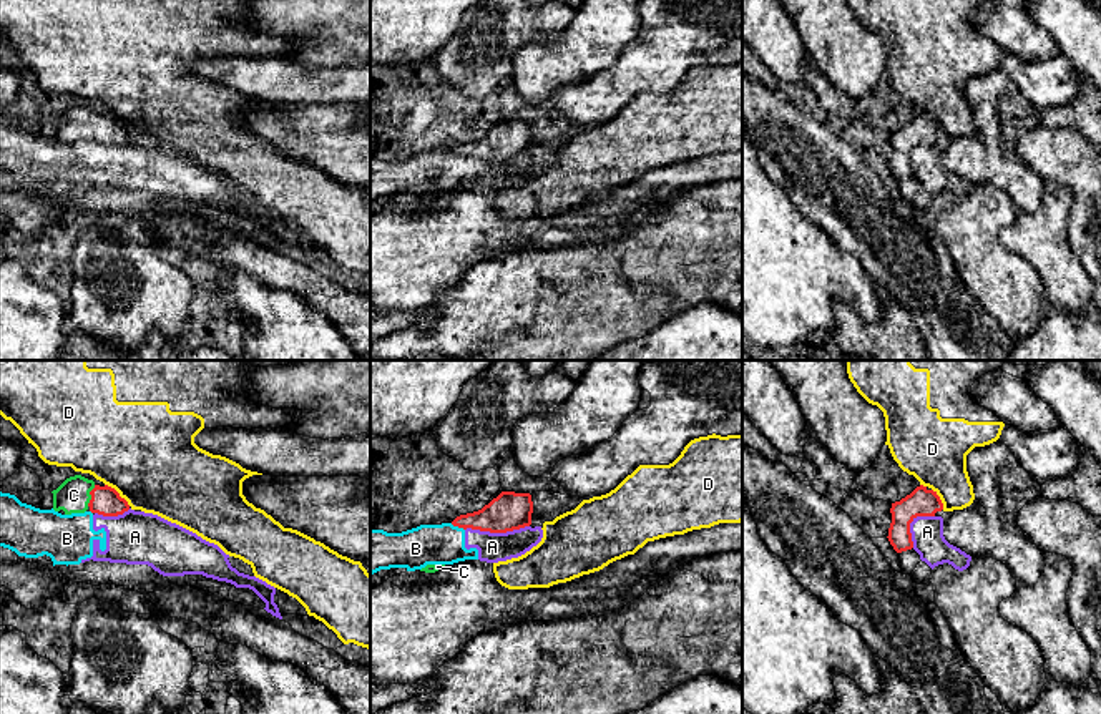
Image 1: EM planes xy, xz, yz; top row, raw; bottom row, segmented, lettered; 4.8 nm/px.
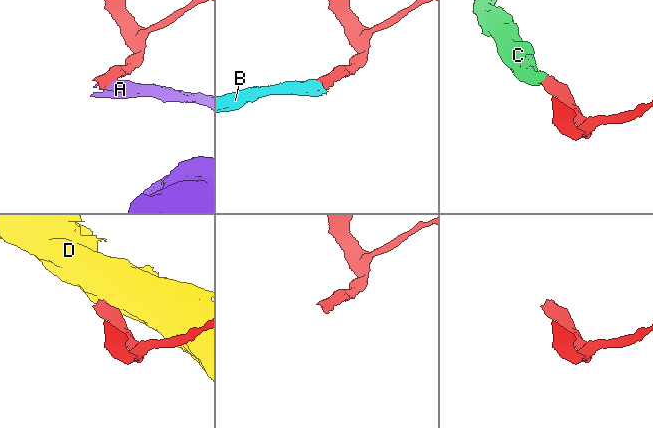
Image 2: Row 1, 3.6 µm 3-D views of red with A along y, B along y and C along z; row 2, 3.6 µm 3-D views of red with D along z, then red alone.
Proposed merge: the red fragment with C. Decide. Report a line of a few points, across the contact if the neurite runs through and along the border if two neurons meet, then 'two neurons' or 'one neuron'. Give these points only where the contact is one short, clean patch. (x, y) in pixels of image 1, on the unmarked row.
line xy (105, 128), (90, 122), (73, 123); one neuron

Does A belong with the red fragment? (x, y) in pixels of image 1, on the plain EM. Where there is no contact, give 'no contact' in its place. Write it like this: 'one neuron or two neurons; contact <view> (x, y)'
two neurons; contact xz (497, 160)

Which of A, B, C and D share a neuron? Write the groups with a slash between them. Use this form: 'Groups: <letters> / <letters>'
Groups: A B / C / D

